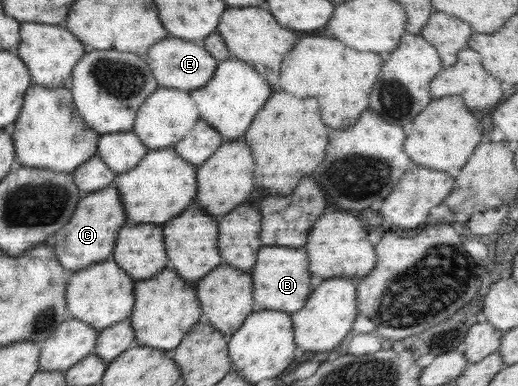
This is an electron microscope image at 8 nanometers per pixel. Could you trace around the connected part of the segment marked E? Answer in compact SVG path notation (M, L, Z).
M168 36L156 42L144 57L159 87L190 92L205 86L216 71L218 60L201 43Z

